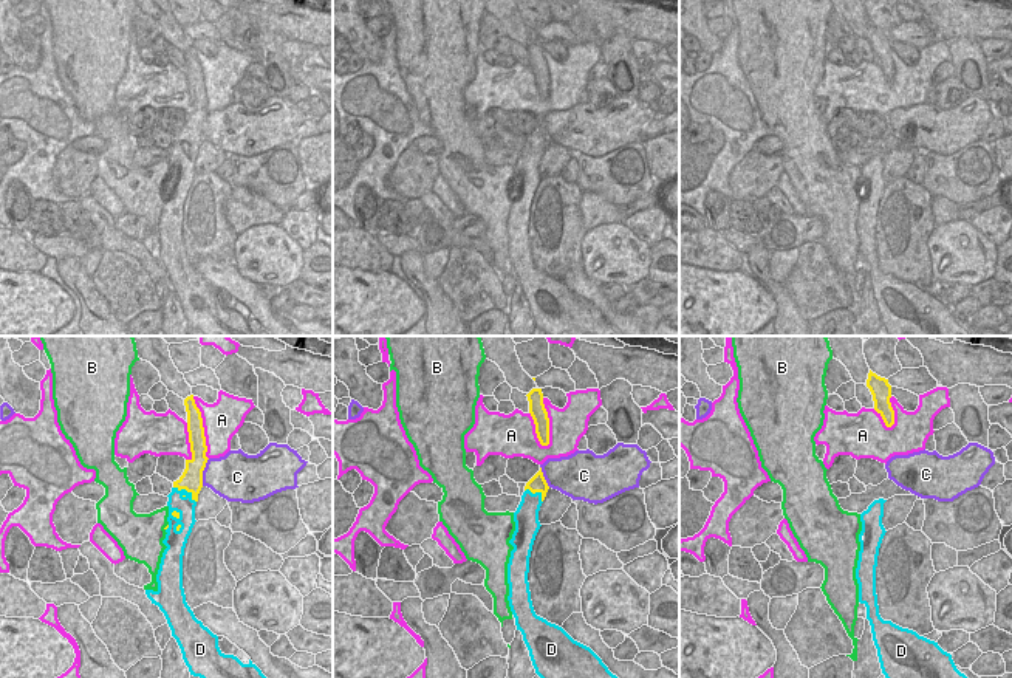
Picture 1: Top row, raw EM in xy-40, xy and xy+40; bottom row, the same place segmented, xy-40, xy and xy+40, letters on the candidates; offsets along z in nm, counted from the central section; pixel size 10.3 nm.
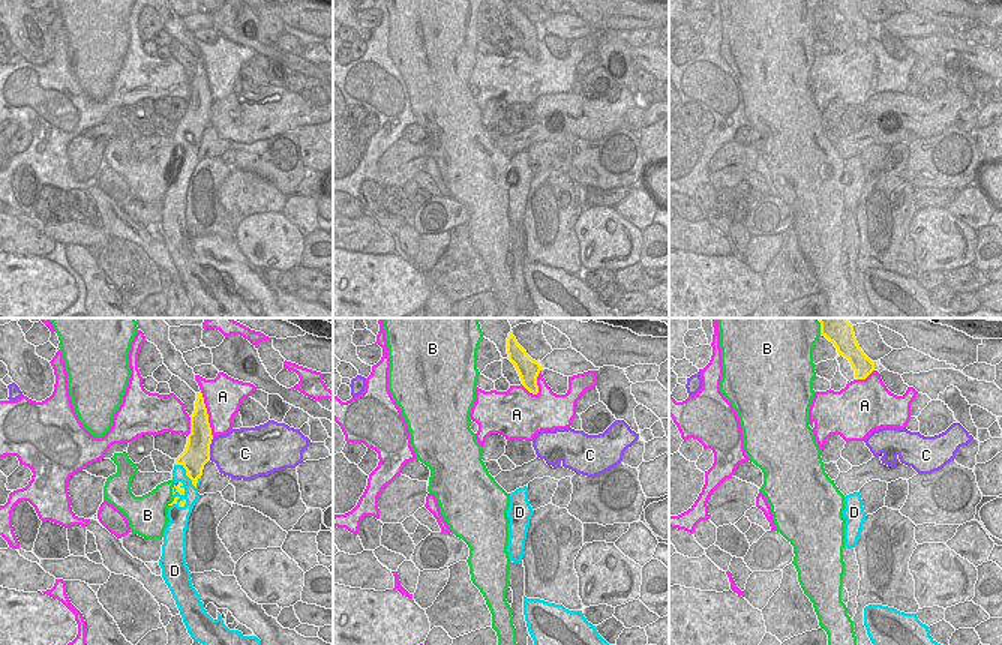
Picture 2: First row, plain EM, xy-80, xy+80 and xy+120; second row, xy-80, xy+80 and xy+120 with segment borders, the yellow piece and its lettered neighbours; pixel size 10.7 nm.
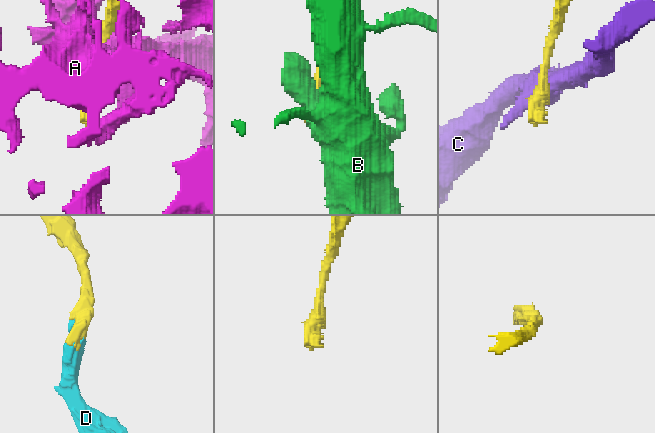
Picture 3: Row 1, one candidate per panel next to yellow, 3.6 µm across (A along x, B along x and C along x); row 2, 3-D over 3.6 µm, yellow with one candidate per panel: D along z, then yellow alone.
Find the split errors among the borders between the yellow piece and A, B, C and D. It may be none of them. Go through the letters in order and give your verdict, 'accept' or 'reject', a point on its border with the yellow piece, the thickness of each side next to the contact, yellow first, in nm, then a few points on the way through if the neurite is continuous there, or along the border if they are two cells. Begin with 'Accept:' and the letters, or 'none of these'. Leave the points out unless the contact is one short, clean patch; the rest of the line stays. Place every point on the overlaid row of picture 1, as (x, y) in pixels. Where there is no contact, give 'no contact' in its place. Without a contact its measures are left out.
Accept: D
A: reject | xy (548, 423) | 170/380 nm
B: reject | xy-40 (166, 527) | 30/420 nm
C: reject | xy-40 (201, 472) | 240/400 nm | along xy-40 (209, 458), (203, 471), (201, 485)
D: accept | xy-40 (186, 489) | 240/190 nm

